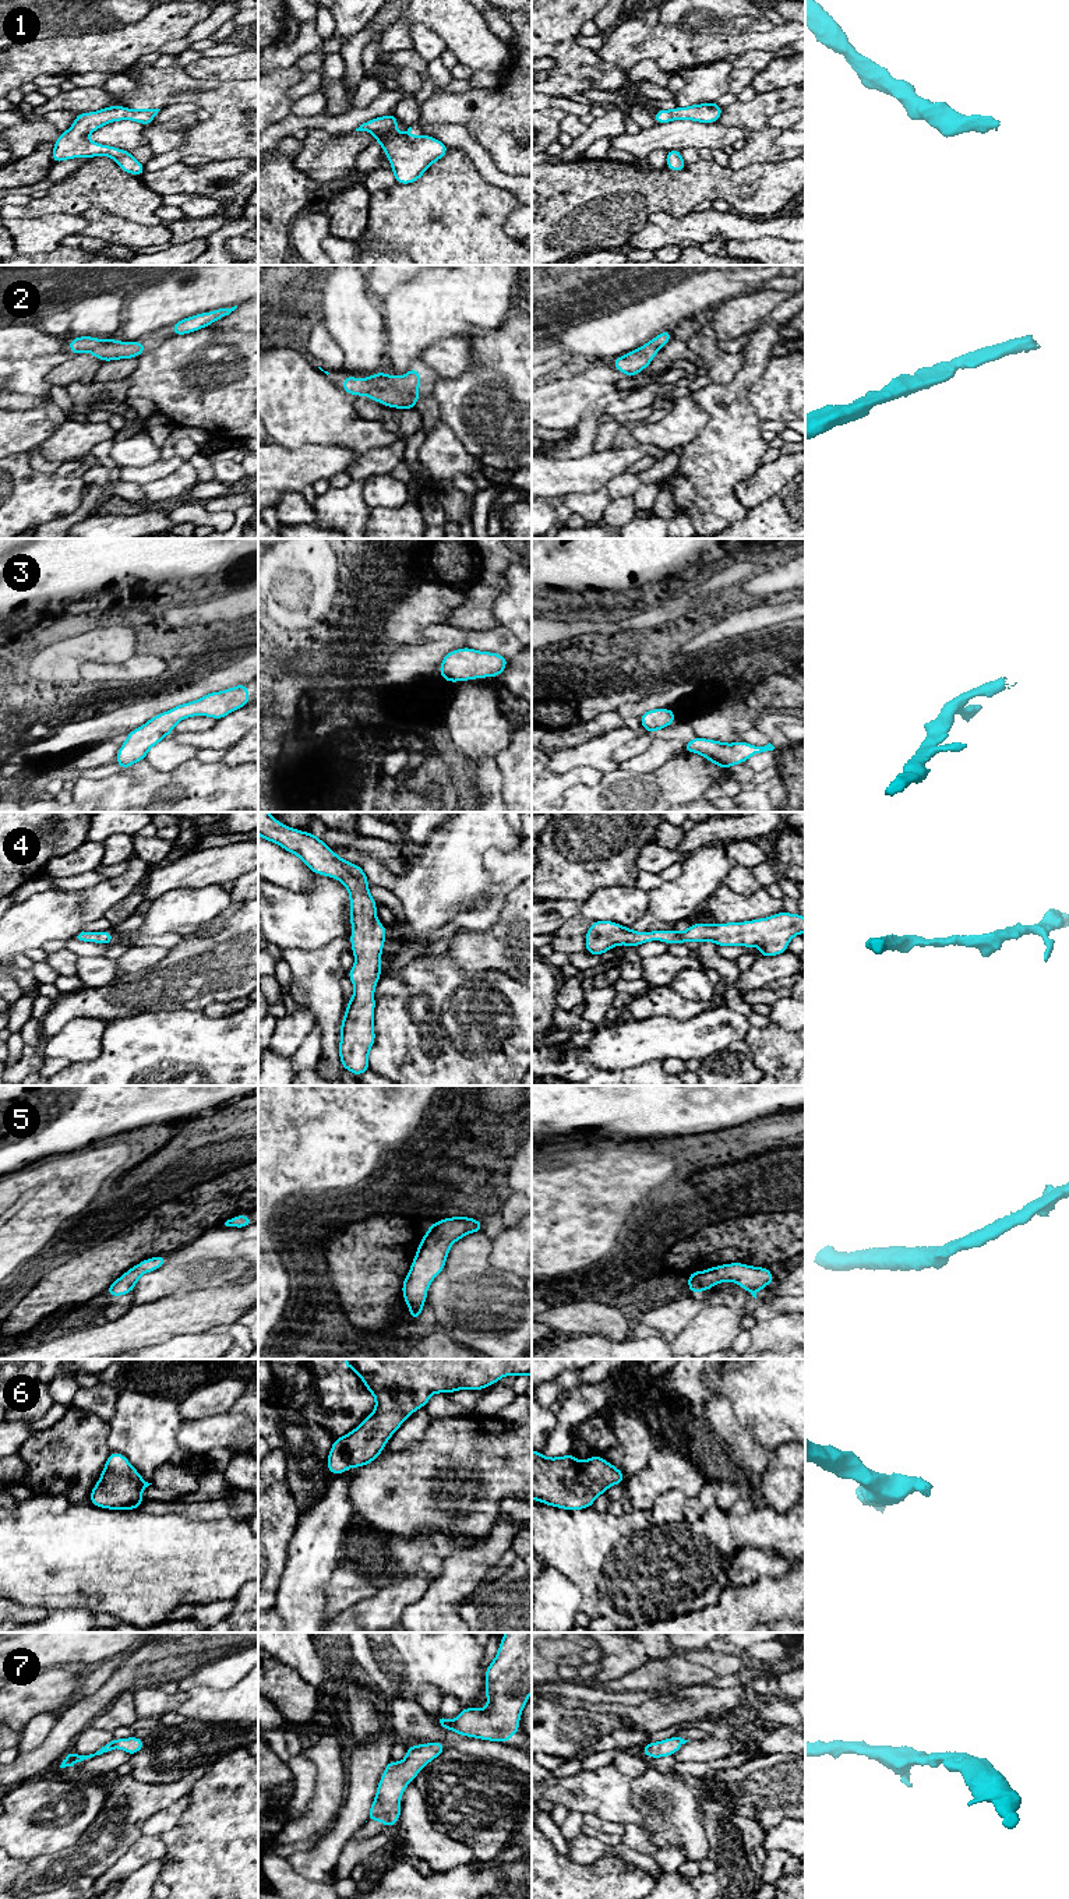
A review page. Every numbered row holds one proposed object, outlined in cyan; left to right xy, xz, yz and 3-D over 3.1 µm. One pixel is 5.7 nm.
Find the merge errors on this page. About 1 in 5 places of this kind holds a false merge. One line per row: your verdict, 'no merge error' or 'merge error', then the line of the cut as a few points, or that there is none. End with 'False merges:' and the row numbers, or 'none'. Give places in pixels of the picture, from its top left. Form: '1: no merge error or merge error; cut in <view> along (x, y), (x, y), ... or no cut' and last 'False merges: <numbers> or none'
1: no merge error; no cut
2: no merge error; no cut
3: no merge error; no cut
4: no merge error; no cut
5: no merge error; no cut
6: no merge error; no cut
7: no merge error; no cut
False merges: none

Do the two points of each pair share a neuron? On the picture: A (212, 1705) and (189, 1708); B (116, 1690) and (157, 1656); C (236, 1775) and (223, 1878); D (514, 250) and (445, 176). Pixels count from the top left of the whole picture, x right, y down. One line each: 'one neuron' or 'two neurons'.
A: one neuron
B: one neuron
C: one neuron
D: one neuron

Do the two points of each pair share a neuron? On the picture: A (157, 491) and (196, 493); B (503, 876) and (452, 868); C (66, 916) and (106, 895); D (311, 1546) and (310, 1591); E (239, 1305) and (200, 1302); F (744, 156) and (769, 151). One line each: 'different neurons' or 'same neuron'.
A: different neurons
B: different neurons
C: same neuron
D: same neuron
E: same neuron
F: same neuron

